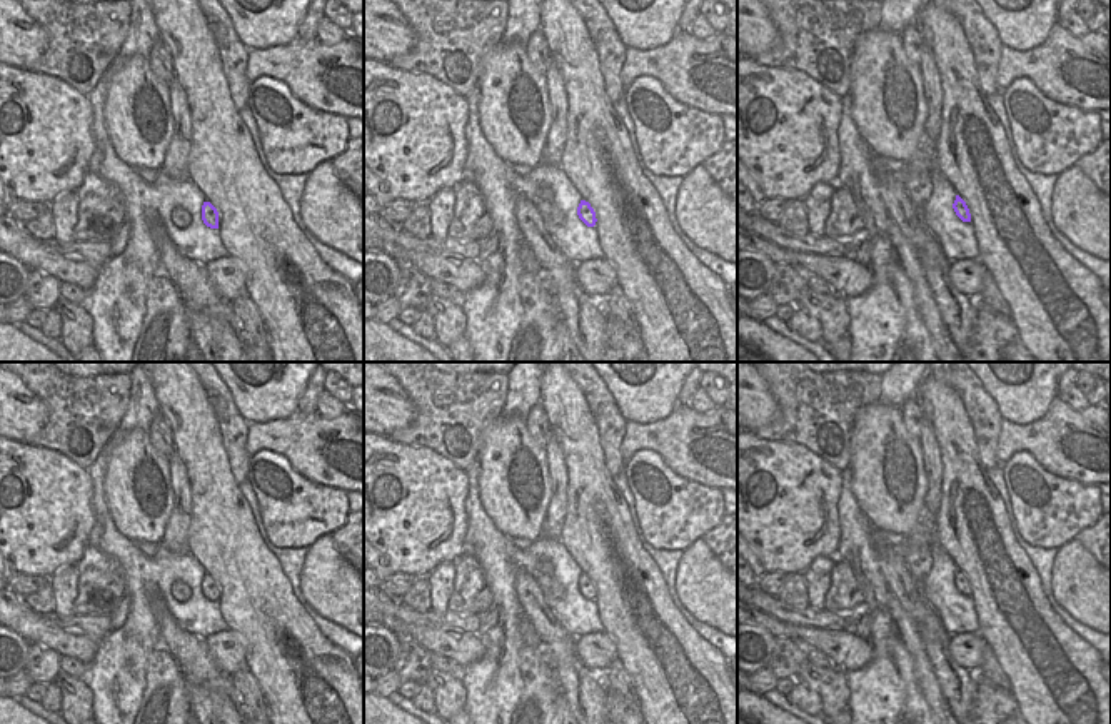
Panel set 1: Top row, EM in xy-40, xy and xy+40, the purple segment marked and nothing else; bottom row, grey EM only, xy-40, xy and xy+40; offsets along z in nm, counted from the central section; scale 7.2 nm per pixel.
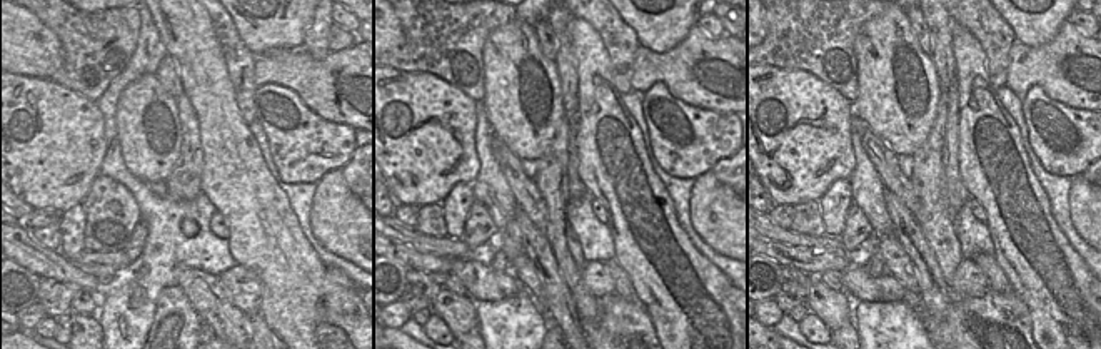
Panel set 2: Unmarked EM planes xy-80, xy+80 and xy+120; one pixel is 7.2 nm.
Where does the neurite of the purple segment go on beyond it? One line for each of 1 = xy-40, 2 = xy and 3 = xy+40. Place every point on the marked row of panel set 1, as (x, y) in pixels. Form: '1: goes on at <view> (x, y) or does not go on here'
1: does not go on here
2: does not go on here
3: does not go on here

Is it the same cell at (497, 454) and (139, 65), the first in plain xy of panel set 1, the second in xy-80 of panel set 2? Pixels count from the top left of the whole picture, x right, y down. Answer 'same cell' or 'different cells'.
different cells

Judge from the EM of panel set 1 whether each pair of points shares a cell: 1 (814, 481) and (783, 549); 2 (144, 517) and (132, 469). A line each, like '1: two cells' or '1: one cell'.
1: one cell
2: one cell

